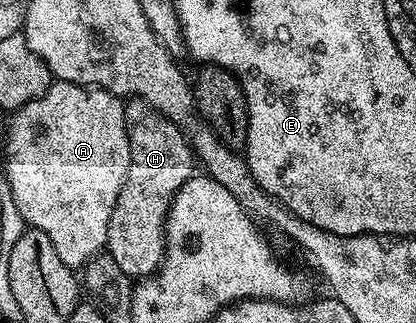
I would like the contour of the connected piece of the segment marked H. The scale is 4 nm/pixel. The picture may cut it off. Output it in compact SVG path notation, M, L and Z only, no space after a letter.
M143 100L125 101L131 162L108 221L105 247L125 276L153 276L166 253L166 215L175 194L196 172L196 157L182 131Z

